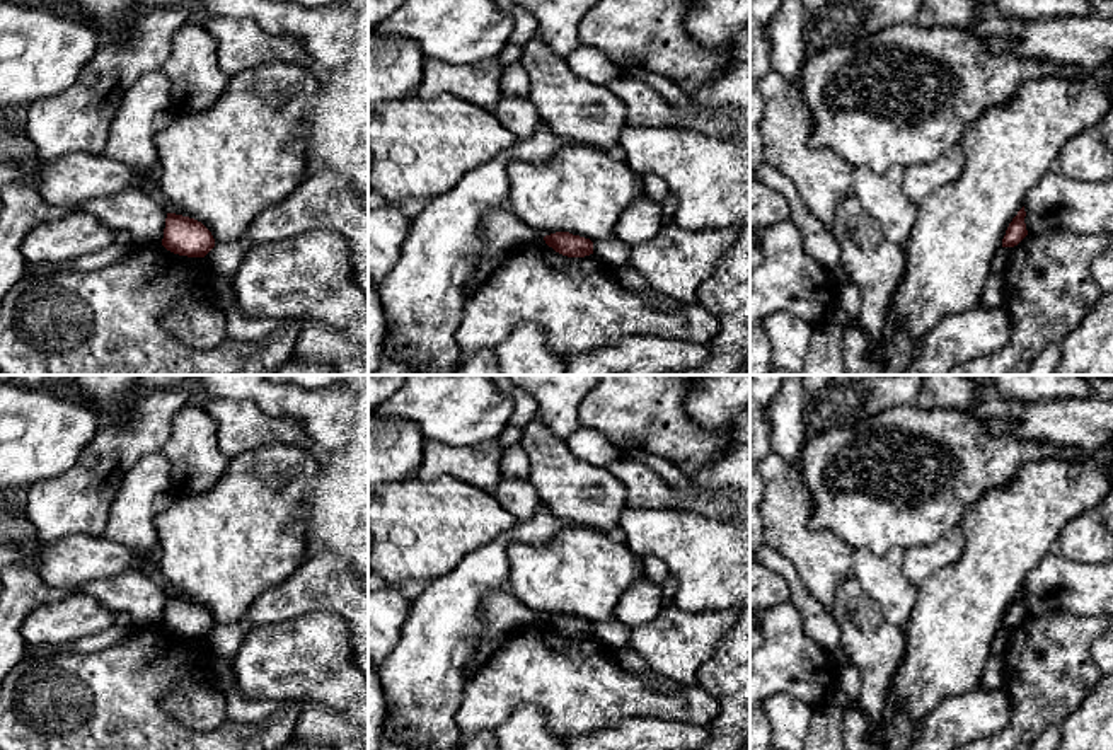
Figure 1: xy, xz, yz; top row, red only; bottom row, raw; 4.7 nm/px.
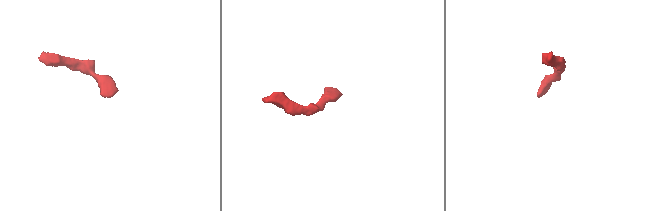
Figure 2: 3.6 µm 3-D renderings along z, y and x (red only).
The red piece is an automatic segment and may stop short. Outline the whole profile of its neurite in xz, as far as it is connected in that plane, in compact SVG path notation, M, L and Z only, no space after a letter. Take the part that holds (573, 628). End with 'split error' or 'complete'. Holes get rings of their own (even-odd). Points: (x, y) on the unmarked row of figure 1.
M556 614L545 617L544 622L556 634L568 639L585 639L593 636L593 624L590 620L573 617L569 614Z; complete

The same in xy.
M167 595L162 627L179 638L205 639L215 629L215 620L201 603Z; complete

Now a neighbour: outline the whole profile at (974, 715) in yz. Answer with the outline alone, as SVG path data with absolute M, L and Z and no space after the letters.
M1006 687L975 689L934 707L924 719L920 738L907 750L953 750L960 743L999 733L1009 719L1011 697Z

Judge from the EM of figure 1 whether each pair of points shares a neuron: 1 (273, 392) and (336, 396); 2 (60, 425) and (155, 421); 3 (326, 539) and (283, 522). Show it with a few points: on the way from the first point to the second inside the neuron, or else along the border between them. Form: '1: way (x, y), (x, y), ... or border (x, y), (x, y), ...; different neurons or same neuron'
1: way (288, 399), (321, 399); same neuron
2: border (103, 425), (79, 459); different neurons
3: border (311, 491), (307, 500), (305, 556); different neurons

